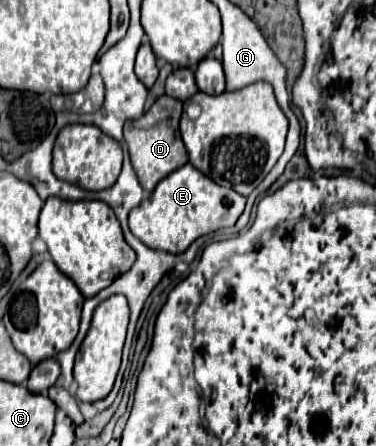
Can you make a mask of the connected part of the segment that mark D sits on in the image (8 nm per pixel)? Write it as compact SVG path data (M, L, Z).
M159 96L155 104L145 112L141 118L127 122L125 126L125 142L129 146L131 164L135 166L135 172L139 176L141 186L147 194L155 190L155 186L173 170L181 168L189 162L181 134L179 134L179 120L183 114L183 102L171 98L171 96Z

